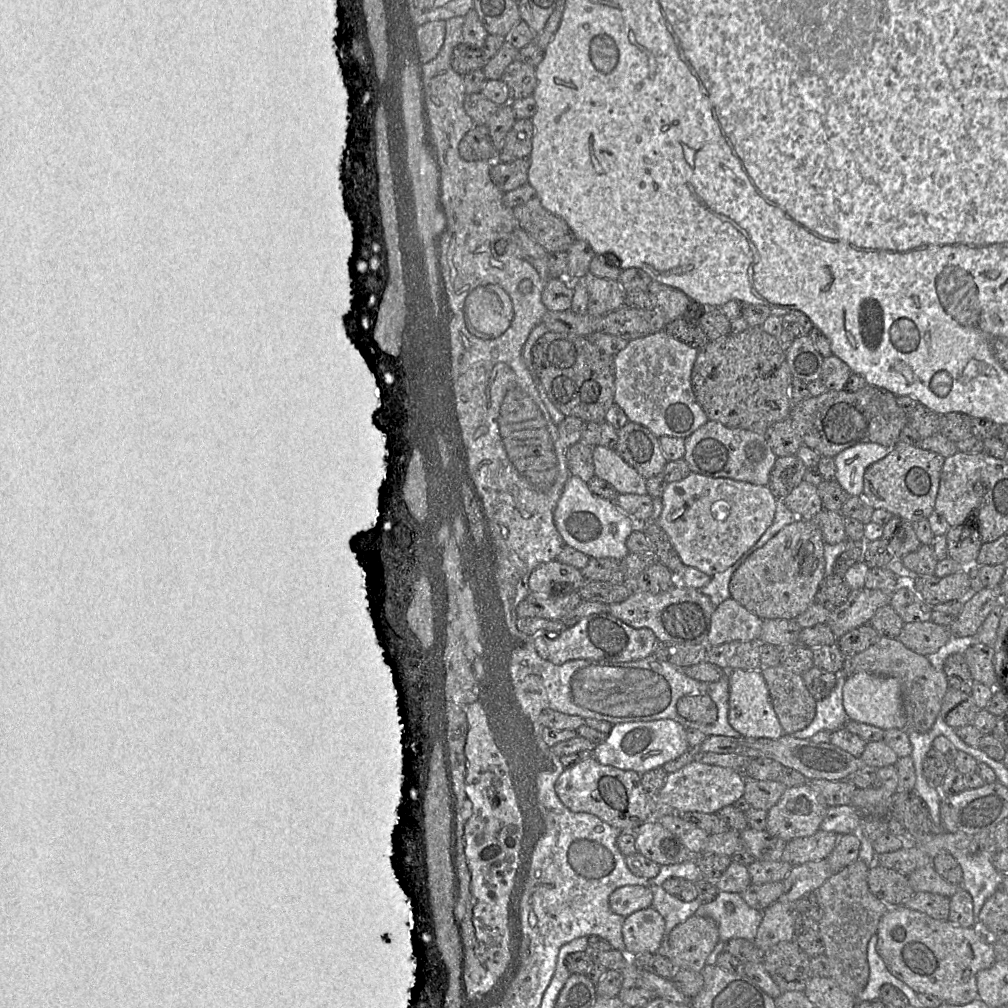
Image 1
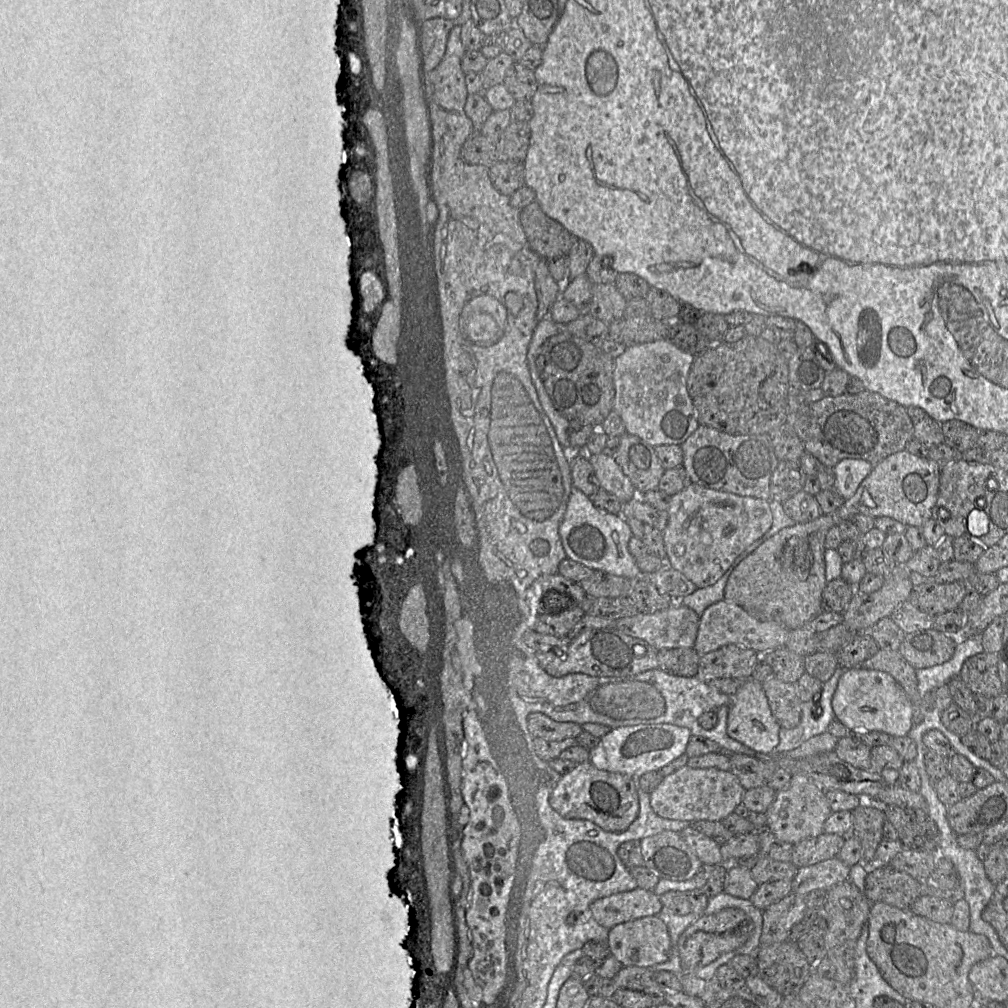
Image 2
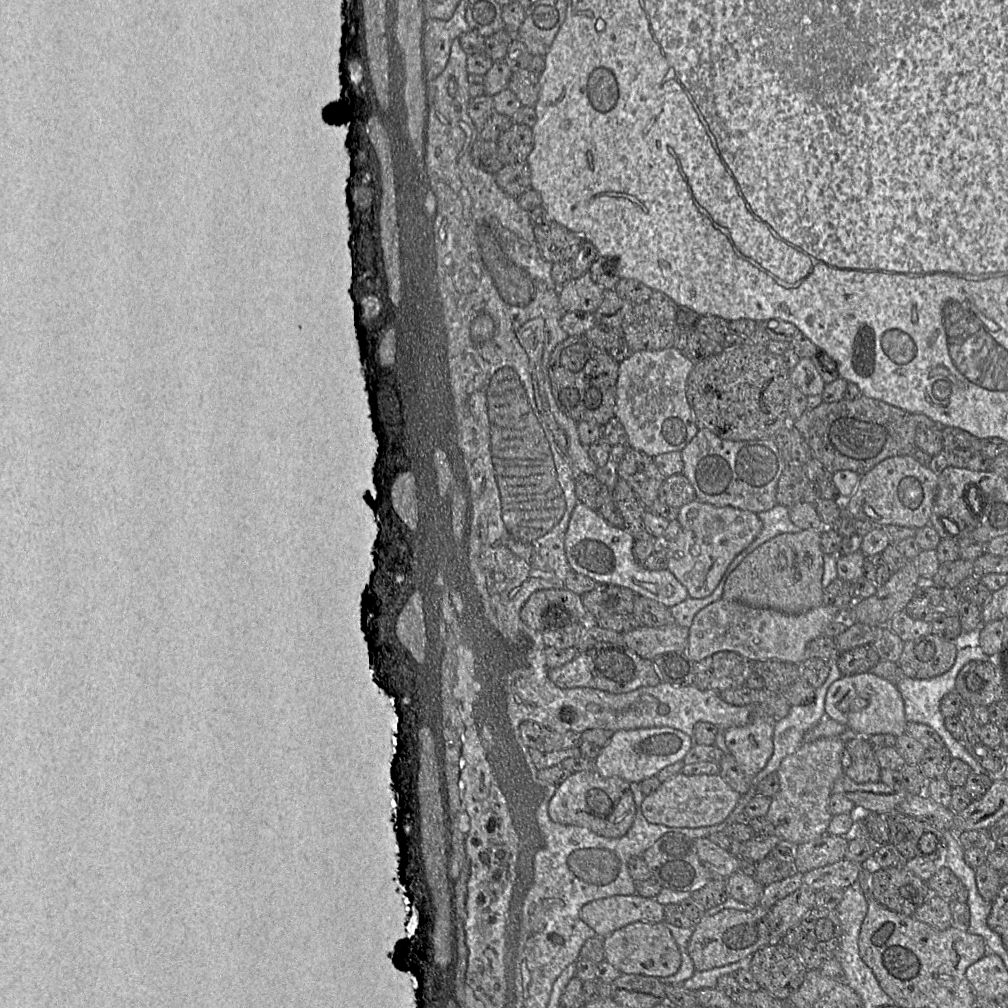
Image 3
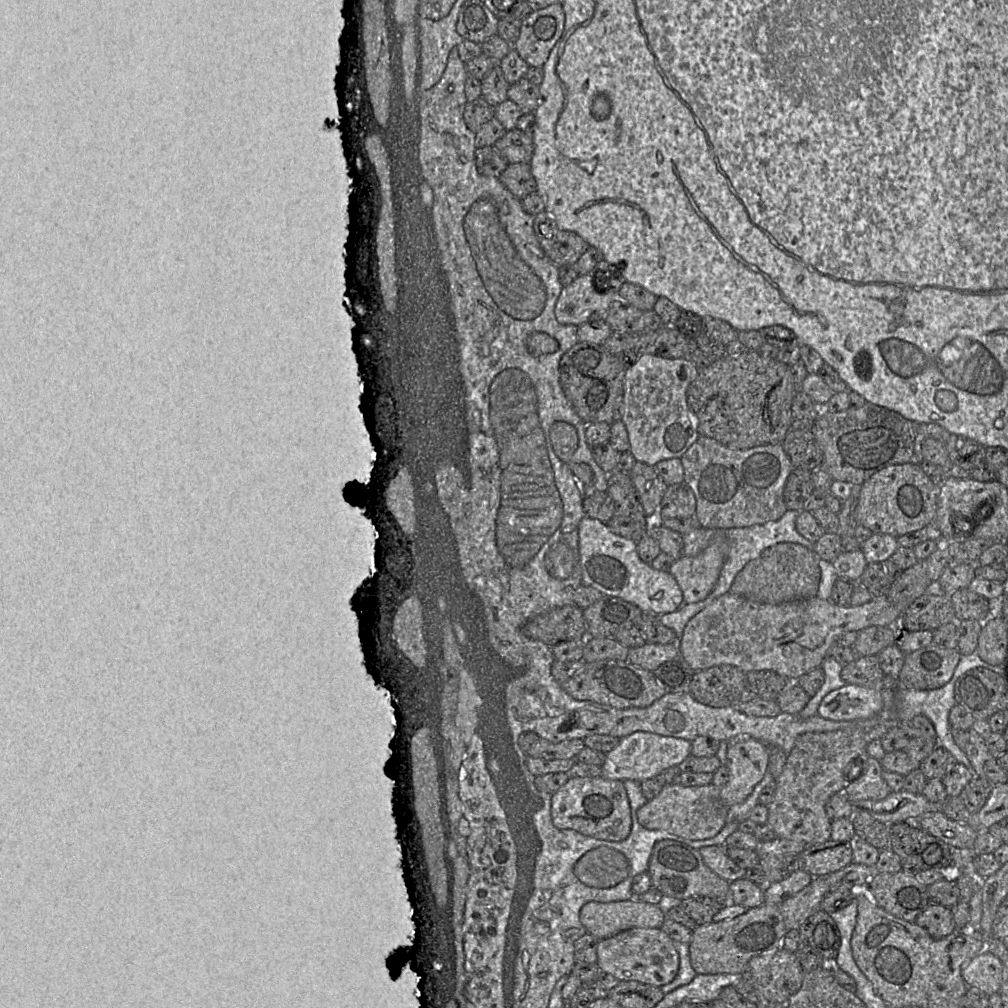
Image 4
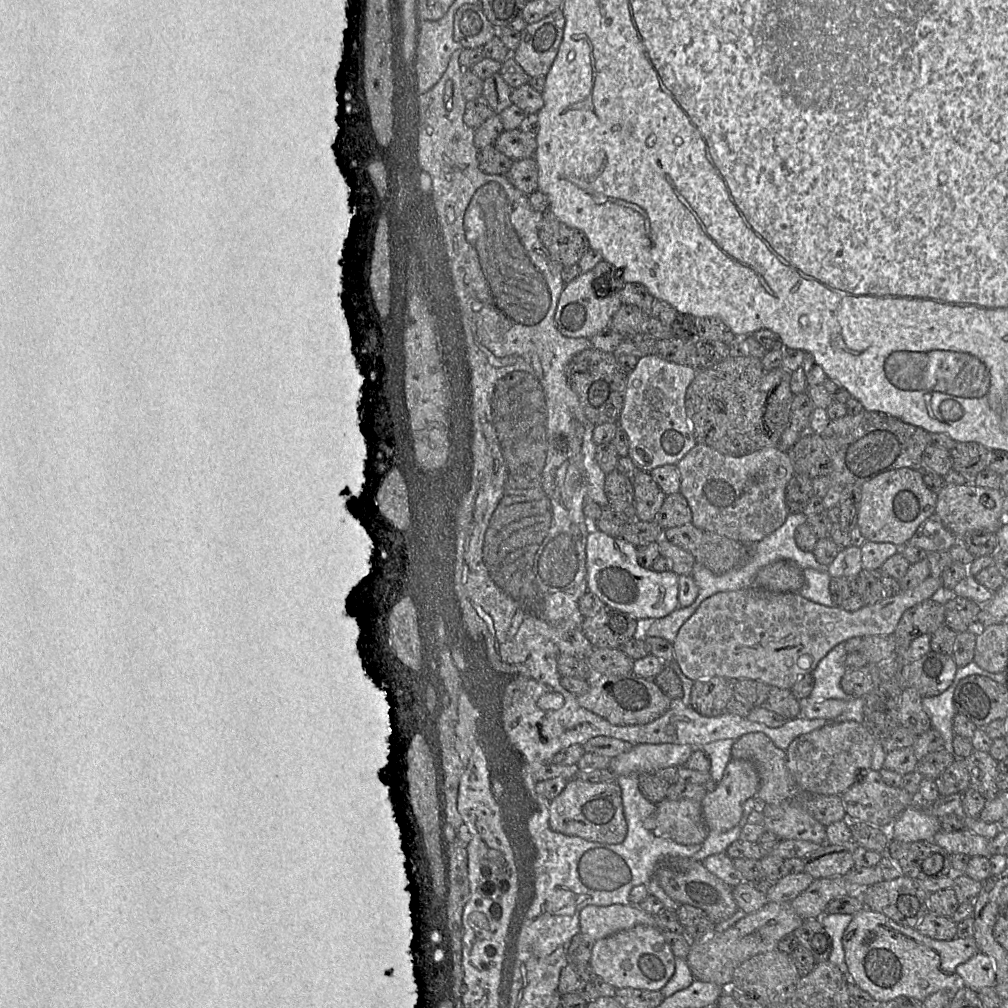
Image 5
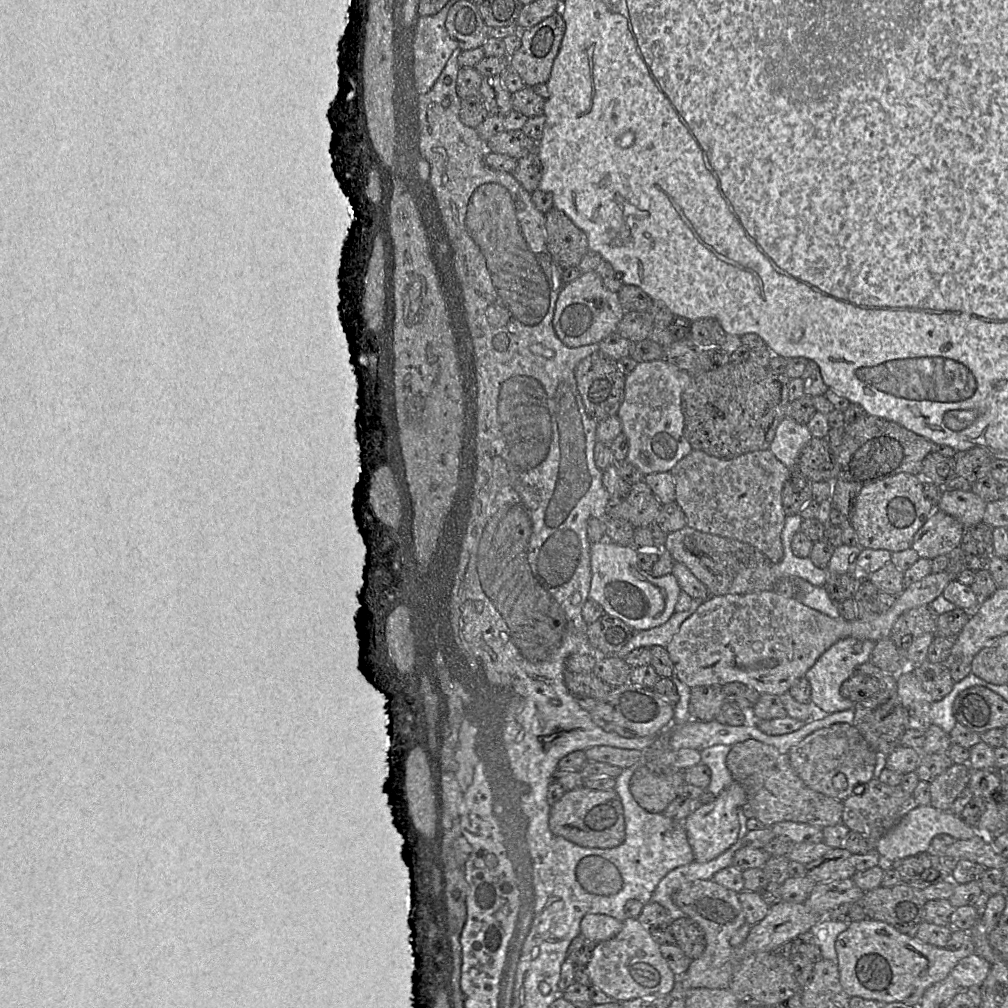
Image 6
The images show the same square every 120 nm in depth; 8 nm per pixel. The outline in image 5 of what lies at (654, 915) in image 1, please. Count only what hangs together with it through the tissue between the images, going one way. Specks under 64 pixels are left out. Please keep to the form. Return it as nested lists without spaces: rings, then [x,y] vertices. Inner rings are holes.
[[[637,925],[596,940],[589,964],[598,977],[616,989],[630,987],[640,990],[660,991],[675,973],[676,957],[665,940],[664,934],[656,926]]]

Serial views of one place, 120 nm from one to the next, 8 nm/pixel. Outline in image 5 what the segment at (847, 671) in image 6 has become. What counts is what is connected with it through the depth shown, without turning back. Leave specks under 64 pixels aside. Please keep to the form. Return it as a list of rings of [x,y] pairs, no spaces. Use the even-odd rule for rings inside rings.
[[[840,643],[820,660],[811,673],[815,679],[815,686],[809,701],[855,698],[850,697],[841,686],[842,677],[848,670],[845,665],[847,654],[845,644]]]

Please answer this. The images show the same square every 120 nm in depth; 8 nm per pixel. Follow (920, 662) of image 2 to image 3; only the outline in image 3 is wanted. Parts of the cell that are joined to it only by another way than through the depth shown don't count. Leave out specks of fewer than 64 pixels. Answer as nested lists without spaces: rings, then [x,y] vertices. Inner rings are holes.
[[[929,633],[904,642],[898,665],[904,676],[930,679],[946,673],[953,666],[959,642]]]

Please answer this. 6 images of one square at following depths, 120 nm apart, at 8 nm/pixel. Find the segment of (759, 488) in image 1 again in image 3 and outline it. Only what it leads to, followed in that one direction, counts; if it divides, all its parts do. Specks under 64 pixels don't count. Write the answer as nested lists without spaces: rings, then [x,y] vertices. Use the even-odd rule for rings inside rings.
[[[696,499],[679,508],[676,520],[681,526],[677,537],[660,547],[667,555],[667,569],[686,588],[691,598],[709,596],[729,564],[756,539],[762,529],[756,513],[731,506],[717,507]]]

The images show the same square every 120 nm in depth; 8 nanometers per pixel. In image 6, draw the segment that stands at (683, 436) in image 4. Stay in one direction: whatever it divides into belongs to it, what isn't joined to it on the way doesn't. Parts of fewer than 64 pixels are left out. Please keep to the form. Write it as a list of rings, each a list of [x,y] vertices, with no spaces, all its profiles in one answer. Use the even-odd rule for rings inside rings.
[[[662,358],[639,362],[626,376],[625,398],[618,417],[622,423],[622,432],[629,440],[627,460],[644,475],[670,472],[692,451],[684,436],[682,410],[682,394],[689,385],[691,375]]]

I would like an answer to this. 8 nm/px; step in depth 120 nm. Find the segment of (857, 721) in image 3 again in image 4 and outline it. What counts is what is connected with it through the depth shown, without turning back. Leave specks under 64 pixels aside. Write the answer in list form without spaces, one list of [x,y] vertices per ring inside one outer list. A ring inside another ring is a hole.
[[[846,683],[822,699],[817,715],[833,721],[867,719],[877,715],[882,707],[881,687]]]

